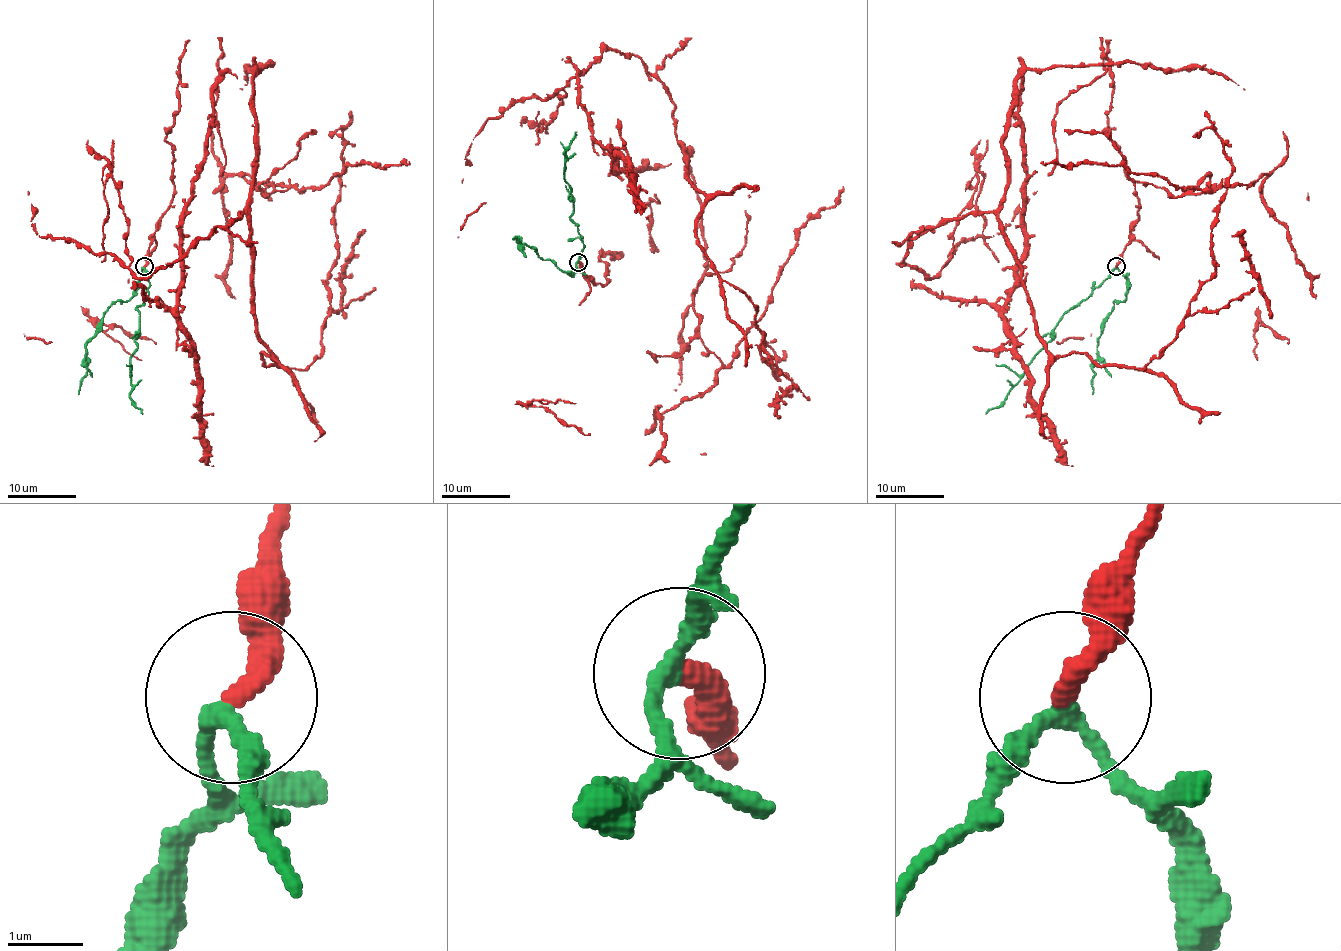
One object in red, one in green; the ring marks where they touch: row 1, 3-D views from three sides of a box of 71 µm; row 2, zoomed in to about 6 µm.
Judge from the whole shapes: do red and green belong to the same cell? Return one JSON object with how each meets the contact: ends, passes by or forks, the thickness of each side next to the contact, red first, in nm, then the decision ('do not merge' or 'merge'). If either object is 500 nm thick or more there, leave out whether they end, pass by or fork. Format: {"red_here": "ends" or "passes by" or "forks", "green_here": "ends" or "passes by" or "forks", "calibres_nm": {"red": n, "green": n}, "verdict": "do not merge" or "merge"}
{"red_here": "ends", "green_here": "passes by", "calibres_nm": {"red": 320, "green": 220}, "verdict": "do not merge"}

